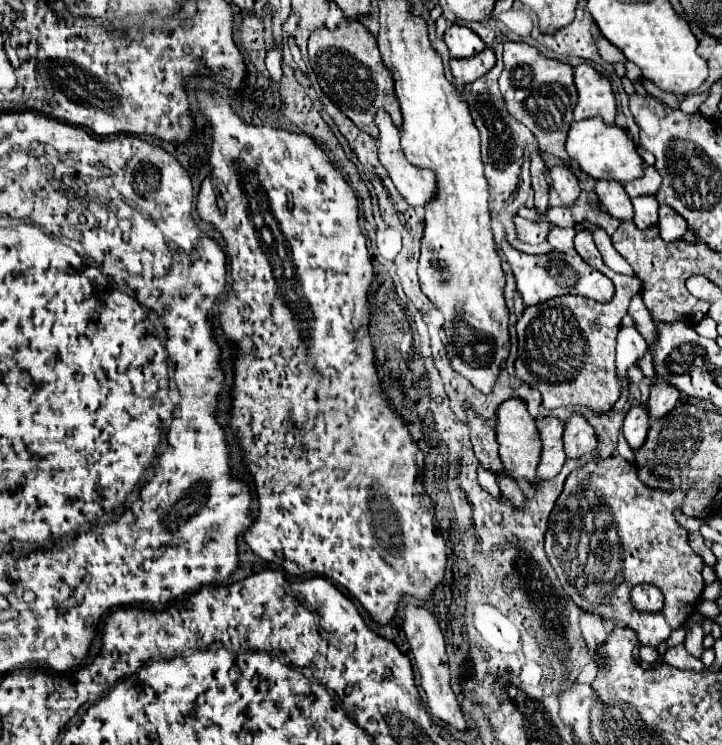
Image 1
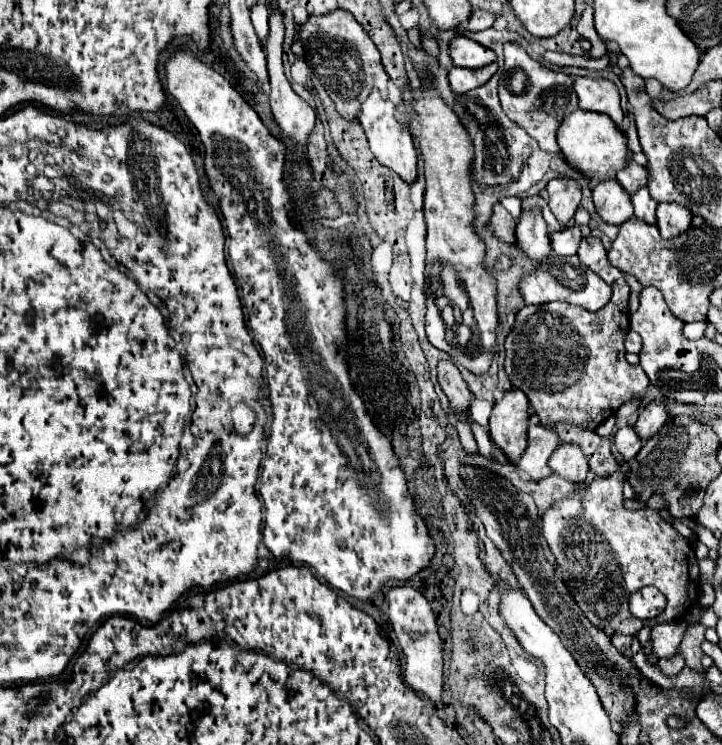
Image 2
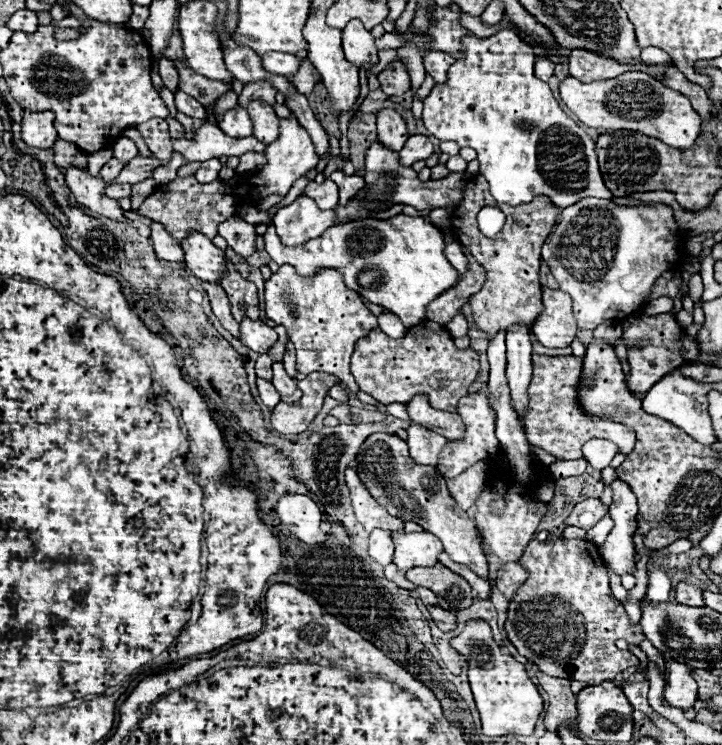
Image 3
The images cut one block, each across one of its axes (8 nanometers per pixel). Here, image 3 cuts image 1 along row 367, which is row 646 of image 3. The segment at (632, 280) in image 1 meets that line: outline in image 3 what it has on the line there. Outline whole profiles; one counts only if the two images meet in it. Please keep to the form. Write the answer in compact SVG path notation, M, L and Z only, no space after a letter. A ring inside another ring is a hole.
M558 538L548 544L532 540L524 548L524 554L518 560L518 564L524 570L528 570L528 578L510 600L508 620L504 628L508 632L510 642L524 658L528 658L528 662L536 664L548 676L578 680L584 682L586 686L600 684L602 680L614 680L618 672L624 672L626 668L640 664L640 660L632 652L614 648L614 642L620 638L626 642L640 642L644 640L644 634L640 624L638 626L630 624L624 606L612 596L608 586L608 572L604 568L596 544L566 538Z

